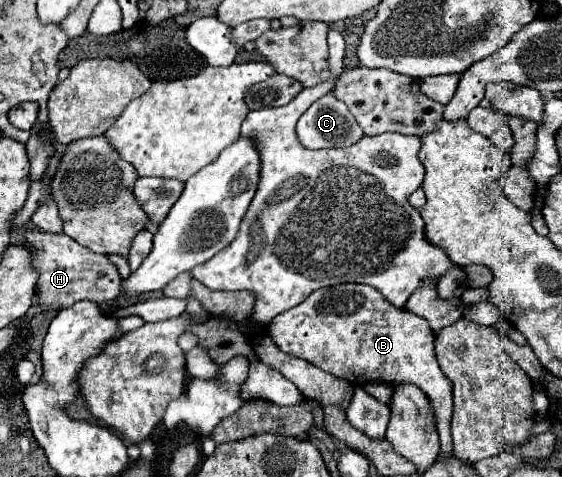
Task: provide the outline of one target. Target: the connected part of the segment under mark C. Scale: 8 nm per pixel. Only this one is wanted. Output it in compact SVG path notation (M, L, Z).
M328 93L298 119L296 135L306 149L330 149L358 143L364 131L348 107Z

